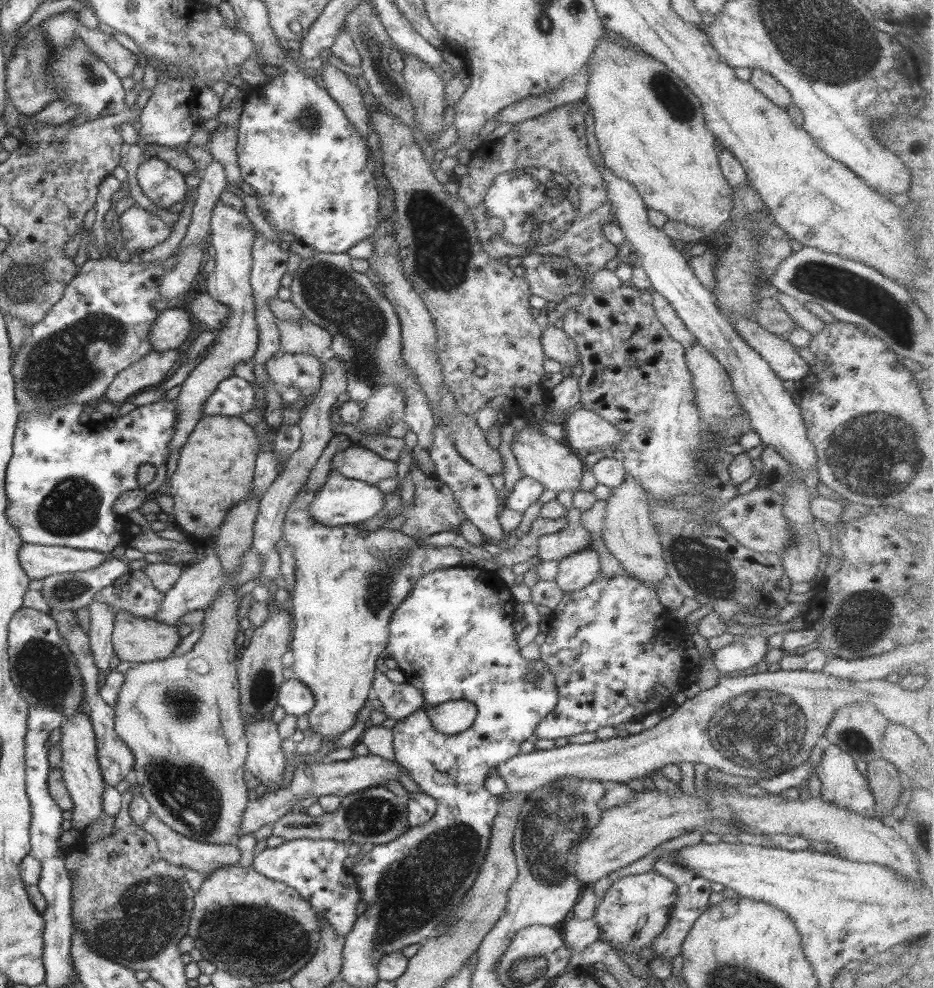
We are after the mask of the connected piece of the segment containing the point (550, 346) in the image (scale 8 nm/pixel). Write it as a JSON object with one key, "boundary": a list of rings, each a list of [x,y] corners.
{"boundary":[[[550,326],[541,334],[541,344],[546,358],[559,362],[562,367],[574,366],[579,360],[576,344],[565,334],[565,331]]]}

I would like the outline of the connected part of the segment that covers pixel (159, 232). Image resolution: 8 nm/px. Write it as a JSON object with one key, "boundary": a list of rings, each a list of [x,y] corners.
{"boundary":[[[134,204],[119,216],[122,238],[133,258],[170,236],[171,228],[156,214]]]}

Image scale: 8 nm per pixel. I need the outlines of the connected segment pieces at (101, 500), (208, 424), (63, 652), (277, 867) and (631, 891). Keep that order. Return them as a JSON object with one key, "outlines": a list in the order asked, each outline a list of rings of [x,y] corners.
{"outlines":[[[[166,400],[140,406],[117,418],[105,416],[101,421],[80,422],[81,412],[82,406],[70,404],[48,413],[34,411],[20,416],[15,430],[14,456],[7,468],[7,515],[24,543],[108,553],[122,544],[129,533],[129,523],[123,523],[125,516],[115,513],[112,507],[122,492],[139,487],[136,473],[140,464],[152,464],[156,468],[154,480],[146,485],[146,492],[158,491],[164,484],[169,444],[178,413],[174,401]]],[[[223,415],[202,417],[181,446],[178,468],[168,481],[167,494],[172,496],[175,520],[183,531],[199,538],[211,538],[225,523],[229,510],[251,494],[255,475],[255,462],[259,453],[259,442],[252,426],[240,417]]],[[[23,606],[14,613],[9,624],[9,669],[12,682],[22,698],[32,706],[61,708],[65,719],[81,712],[85,700],[84,681],[78,661],[60,636],[57,622],[49,613]]],[[[299,838],[274,848],[266,847],[256,855],[252,868],[275,882],[282,882],[305,898],[331,927],[346,937],[357,921],[357,906],[361,901],[357,881],[344,868],[348,844],[332,839]]],[[[654,870],[637,876],[626,876],[614,882],[605,897],[597,904],[593,919],[600,927],[600,941],[606,941],[611,947],[638,956],[637,953],[665,929],[668,919],[678,899],[678,890],[674,882]]]]}

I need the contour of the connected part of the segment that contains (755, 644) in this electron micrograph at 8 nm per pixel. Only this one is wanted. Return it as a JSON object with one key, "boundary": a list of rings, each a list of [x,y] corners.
{"boundary":[[[748,632],[735,636],[729,644],[714,651],[713,663],[725,676],[750,673],[755,671],[755,666],[765,658],[768,650],[766,637],[752,637]]]}

